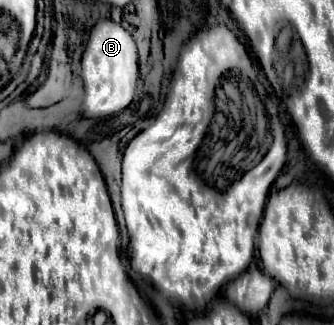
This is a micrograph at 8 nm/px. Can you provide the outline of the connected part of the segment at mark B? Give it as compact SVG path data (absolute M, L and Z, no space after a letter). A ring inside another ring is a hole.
M109 19L97 21L97 25L91 29L81 59L81 75L85 83L81 115L85 119L101 119L127 109L135 99L135 87L139 79L139 57L133 37L121 25Z

